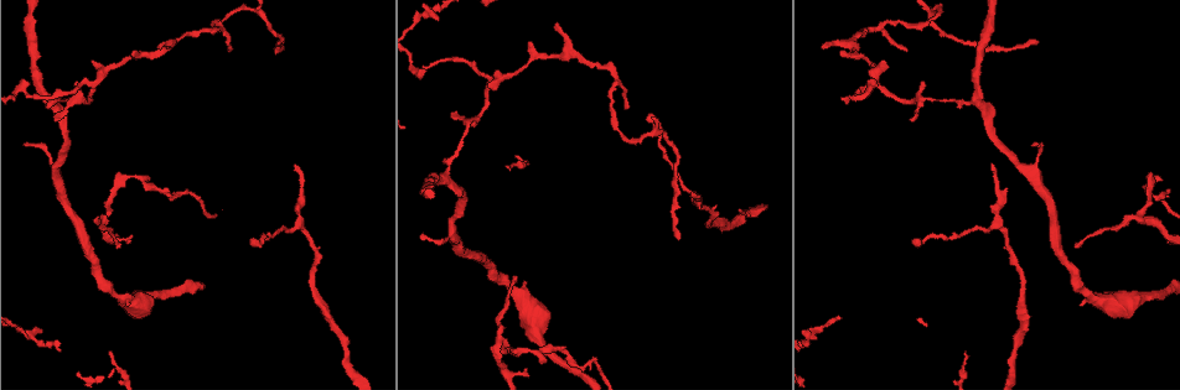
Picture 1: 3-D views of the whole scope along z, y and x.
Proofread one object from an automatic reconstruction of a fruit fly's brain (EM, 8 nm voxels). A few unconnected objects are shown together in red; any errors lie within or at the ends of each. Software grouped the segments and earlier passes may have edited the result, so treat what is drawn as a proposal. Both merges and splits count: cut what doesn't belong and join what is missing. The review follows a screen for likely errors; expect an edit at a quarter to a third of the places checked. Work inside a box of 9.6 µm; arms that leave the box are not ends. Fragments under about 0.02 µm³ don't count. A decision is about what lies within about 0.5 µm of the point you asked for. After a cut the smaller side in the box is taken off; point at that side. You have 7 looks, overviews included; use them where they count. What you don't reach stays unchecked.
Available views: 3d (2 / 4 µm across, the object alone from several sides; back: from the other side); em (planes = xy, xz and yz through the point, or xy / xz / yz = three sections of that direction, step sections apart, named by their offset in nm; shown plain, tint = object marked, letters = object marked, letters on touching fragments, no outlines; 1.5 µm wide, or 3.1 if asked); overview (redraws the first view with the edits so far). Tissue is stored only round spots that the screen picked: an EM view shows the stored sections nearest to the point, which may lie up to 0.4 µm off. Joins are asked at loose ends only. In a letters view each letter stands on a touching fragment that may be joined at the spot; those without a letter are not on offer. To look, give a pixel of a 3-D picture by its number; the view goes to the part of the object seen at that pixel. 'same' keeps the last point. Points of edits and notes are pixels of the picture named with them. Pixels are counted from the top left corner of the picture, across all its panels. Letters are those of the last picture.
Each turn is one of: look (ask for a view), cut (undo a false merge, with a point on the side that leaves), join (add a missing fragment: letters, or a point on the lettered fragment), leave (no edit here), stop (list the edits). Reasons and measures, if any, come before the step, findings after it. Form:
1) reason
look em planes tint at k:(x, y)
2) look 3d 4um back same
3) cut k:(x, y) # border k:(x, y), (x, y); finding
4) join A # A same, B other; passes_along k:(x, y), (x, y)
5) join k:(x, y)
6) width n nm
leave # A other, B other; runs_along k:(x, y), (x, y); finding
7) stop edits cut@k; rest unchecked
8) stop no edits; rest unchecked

thin end
look 3d 2um at 1:(1077, 245)

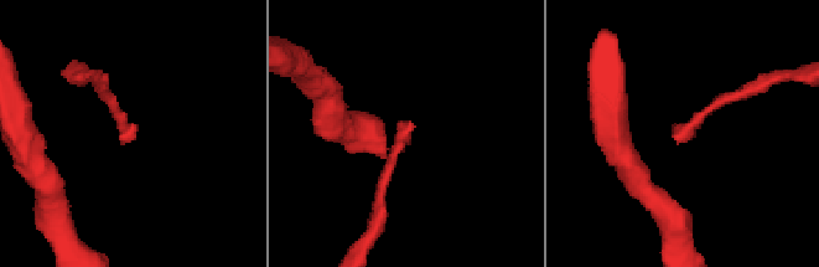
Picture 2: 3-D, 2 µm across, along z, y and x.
look em planes letters at 2:(412, 124)

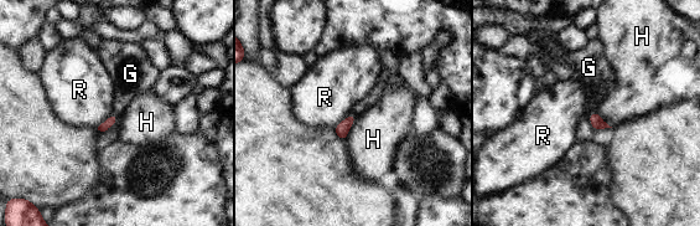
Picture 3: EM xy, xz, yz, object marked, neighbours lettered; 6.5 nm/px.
join G # G same, H other, R other; it goes on there

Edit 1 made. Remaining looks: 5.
see it whole again
look overview

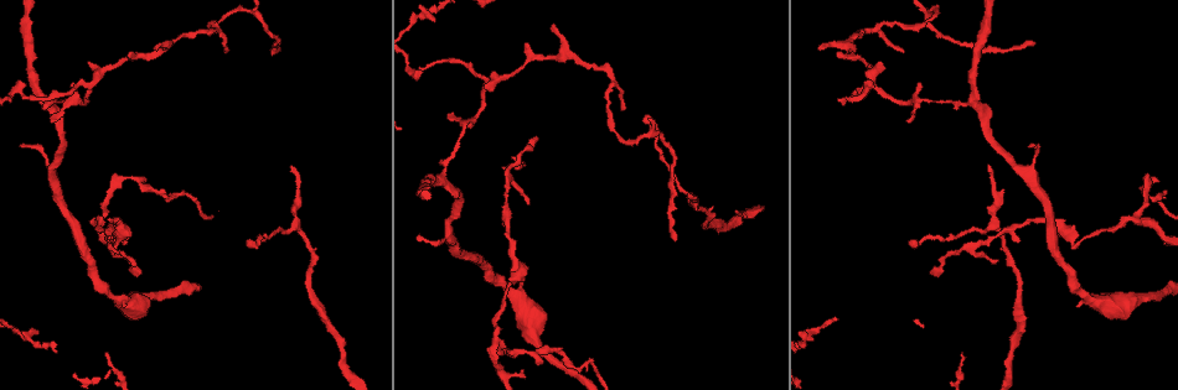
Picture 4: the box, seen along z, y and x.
branch stops here
look em planes plain at 4:(467, 125)

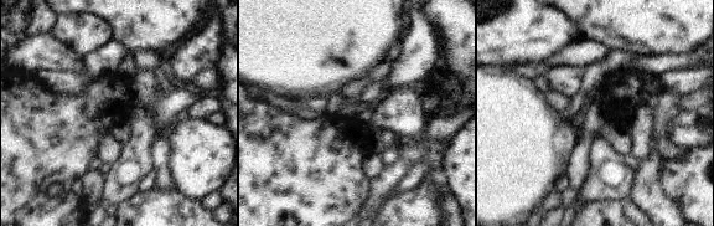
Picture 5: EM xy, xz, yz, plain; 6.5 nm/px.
where the object lies
look em planes tint same

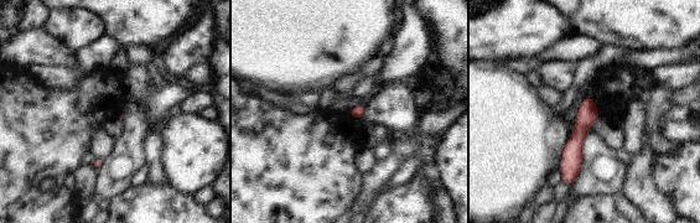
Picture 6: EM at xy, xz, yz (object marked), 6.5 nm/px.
look em planes letters same

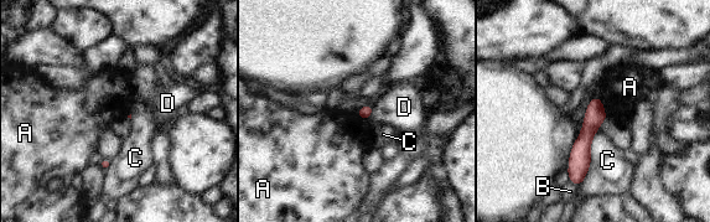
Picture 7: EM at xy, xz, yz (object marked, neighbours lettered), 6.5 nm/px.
leave # A other, B other, C other, D other; runs_along 7:(596, 101), (580, 150), (578, 181); none of them fits

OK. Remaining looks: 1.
stop edits join@3; rest unchecked

